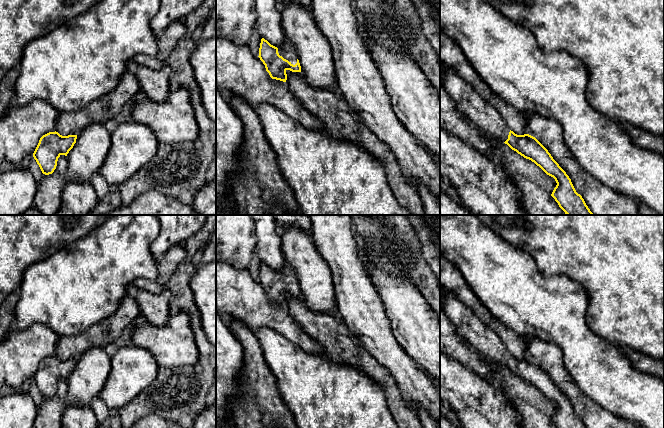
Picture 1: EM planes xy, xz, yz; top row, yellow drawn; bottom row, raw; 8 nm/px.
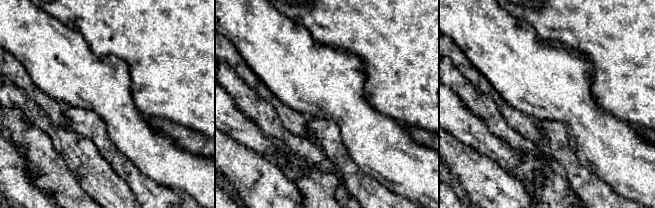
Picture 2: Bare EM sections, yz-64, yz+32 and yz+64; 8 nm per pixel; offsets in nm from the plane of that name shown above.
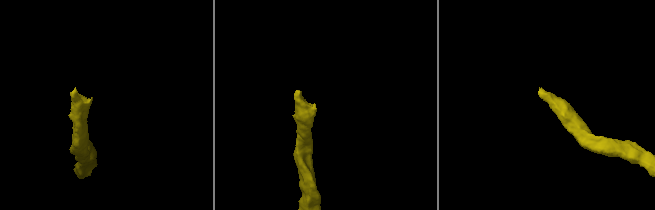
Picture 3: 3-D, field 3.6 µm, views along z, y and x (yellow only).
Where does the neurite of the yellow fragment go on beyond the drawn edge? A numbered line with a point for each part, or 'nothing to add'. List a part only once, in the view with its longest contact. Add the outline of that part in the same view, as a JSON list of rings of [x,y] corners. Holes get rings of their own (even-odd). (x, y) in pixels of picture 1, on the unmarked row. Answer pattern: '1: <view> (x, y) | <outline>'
1: xz (287, 275) | [[[285,264],[284,268],[278,272],[278,277],[291,288],[295,289],[297,287],[297,275],[290,265]]]

